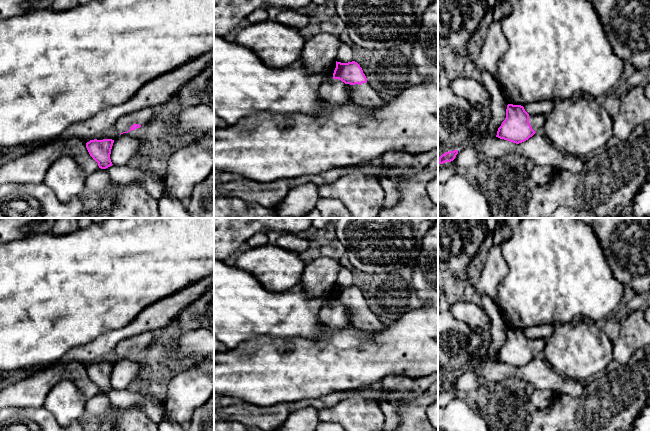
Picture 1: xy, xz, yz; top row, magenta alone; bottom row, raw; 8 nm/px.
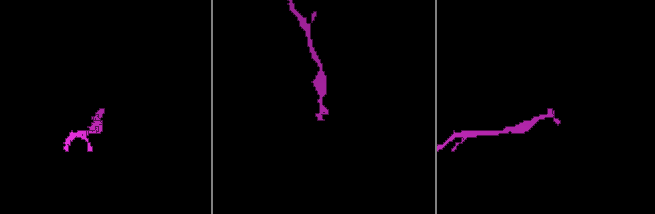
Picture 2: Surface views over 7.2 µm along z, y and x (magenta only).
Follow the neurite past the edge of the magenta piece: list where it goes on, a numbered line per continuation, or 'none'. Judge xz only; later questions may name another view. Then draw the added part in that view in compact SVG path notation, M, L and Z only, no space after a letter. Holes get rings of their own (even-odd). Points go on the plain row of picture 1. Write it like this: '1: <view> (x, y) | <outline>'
1: xz (363, 319) | M368 306L362 307L361 309L347 309L349 312L349 322L355 329L367 333L375 333L387 328L387 325L384 324Z

